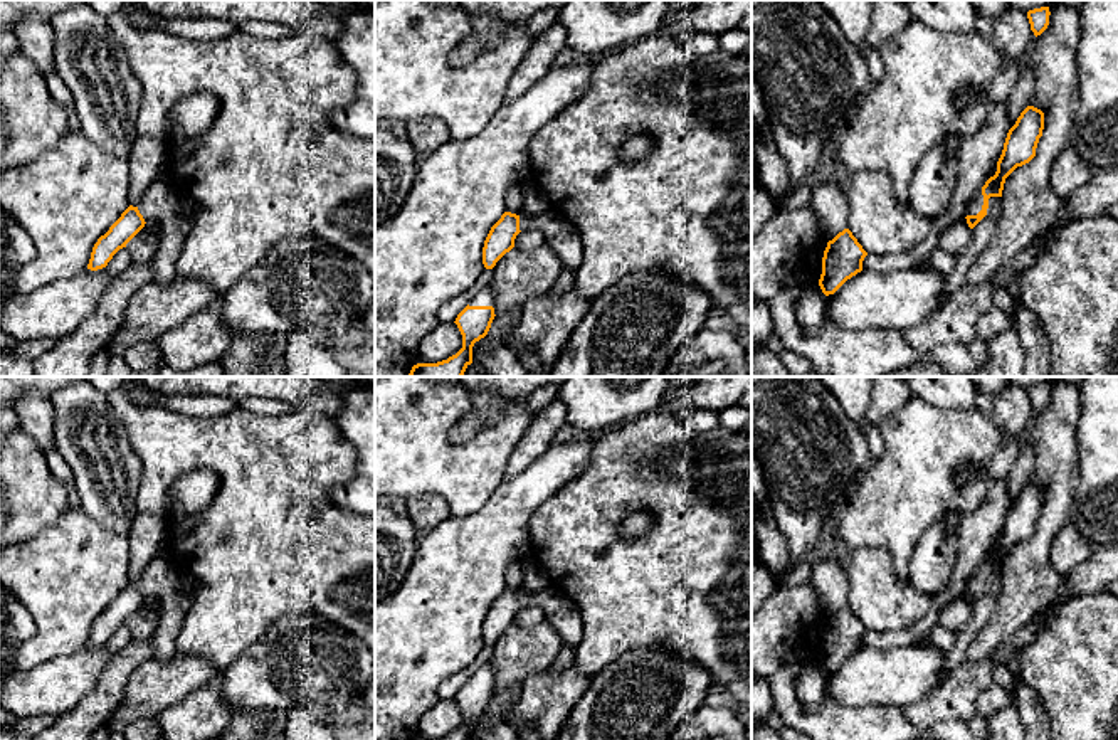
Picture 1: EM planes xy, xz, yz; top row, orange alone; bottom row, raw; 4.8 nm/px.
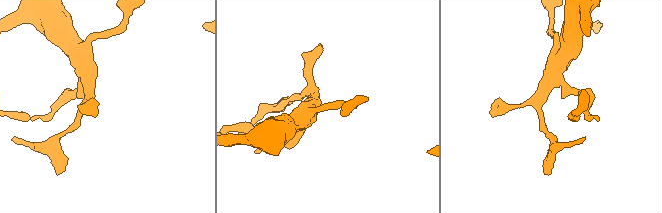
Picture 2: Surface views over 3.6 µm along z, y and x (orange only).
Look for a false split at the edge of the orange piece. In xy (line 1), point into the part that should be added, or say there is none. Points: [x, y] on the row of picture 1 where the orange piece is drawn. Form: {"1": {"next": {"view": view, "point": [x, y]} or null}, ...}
{"1": {"next": {"view": "xy", "point": [162, 206]}}}

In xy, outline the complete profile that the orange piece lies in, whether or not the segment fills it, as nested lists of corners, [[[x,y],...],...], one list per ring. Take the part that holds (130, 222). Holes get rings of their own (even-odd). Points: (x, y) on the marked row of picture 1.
[[[165,177],[155,180],[140,200],[140,204],[136,207],[129,205],[121,214],[121,217],[109,227],[109,230],[98,239],[91,252],[87,269],[98,271],[106,267],[113,256],[119,249],[126,247],[126,244],[145,227],[146,222],[156,224],[160,230],[158,249],[150,262],[155,281],[171,283],[177,278],[177,261],[180,257],[187,235],[192,230],[193,210],[190,202],[185,200],[178,192],[175,192]]]

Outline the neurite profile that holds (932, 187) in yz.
[[[950,135],[920,161],[908,188],[908,204],[931,220],[948,209],[958,182],[958,151],[965,138]]]

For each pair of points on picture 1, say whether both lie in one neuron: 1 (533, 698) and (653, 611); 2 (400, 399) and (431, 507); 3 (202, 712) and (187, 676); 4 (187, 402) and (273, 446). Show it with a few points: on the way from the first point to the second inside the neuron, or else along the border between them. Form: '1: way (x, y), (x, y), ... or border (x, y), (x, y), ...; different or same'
1: border (574, 665), (589, 678); different
2: border (406, 500), (416, 495), (437, 495), (451, 515); different
3: border (216, 680), (195, 688), (160, 713); different
4: border (231, 404), (210, 416), (174, 412); different

